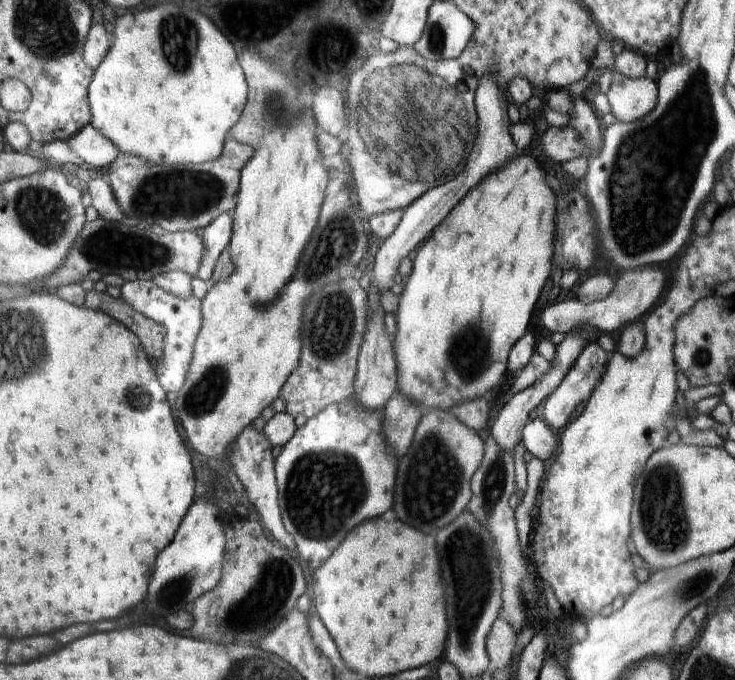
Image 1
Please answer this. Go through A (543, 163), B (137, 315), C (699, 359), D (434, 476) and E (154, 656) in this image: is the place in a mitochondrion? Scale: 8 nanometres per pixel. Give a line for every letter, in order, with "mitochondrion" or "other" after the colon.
A: other
B: other
C: mitochondrion
D: mitochondrion
E: other

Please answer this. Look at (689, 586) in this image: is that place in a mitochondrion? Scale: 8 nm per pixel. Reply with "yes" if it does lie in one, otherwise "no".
yes

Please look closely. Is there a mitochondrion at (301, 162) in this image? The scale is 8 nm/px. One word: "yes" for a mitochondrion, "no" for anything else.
no

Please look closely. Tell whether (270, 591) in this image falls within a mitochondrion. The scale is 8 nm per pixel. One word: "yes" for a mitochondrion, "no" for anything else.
yes

